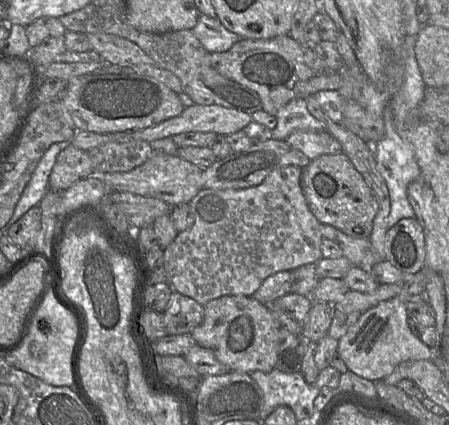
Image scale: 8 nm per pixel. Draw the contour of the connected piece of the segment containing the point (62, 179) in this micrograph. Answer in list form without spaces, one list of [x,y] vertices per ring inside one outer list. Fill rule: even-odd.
[[[70,142],[58,154],[48,180],[49,190],[63,192],[77,181],[89,177],[93,173],[93,165],[89,152],[73,146]]]

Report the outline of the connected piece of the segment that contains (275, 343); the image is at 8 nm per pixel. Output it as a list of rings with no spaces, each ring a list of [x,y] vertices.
[[[231,295],[213,299],[206,303],[203,308],[203,322],[190,333],[197,345],[210,349],[217,360],[224,364],[230,372],[251,374],[258,370],[268,373],[275,368],[279,353],[281,325],[267,306],[252,296]]]

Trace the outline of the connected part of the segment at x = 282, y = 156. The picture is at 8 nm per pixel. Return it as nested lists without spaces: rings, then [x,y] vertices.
[[[270,138],[264,142],[253,143],[244,151],[232,153],[224,159],[217,159],[203,172],[203,188],[223,190],[258,186],[276,168],[285,166],[305,168],[310,161],[300,150],[286,141]]]

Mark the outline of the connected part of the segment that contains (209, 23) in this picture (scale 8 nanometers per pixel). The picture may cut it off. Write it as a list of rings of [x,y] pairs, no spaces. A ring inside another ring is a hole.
[[[204,14],[198,16],[197,24],[191,30],[209,53],[226,52],[241,38],[229,31],[217,17]]]

